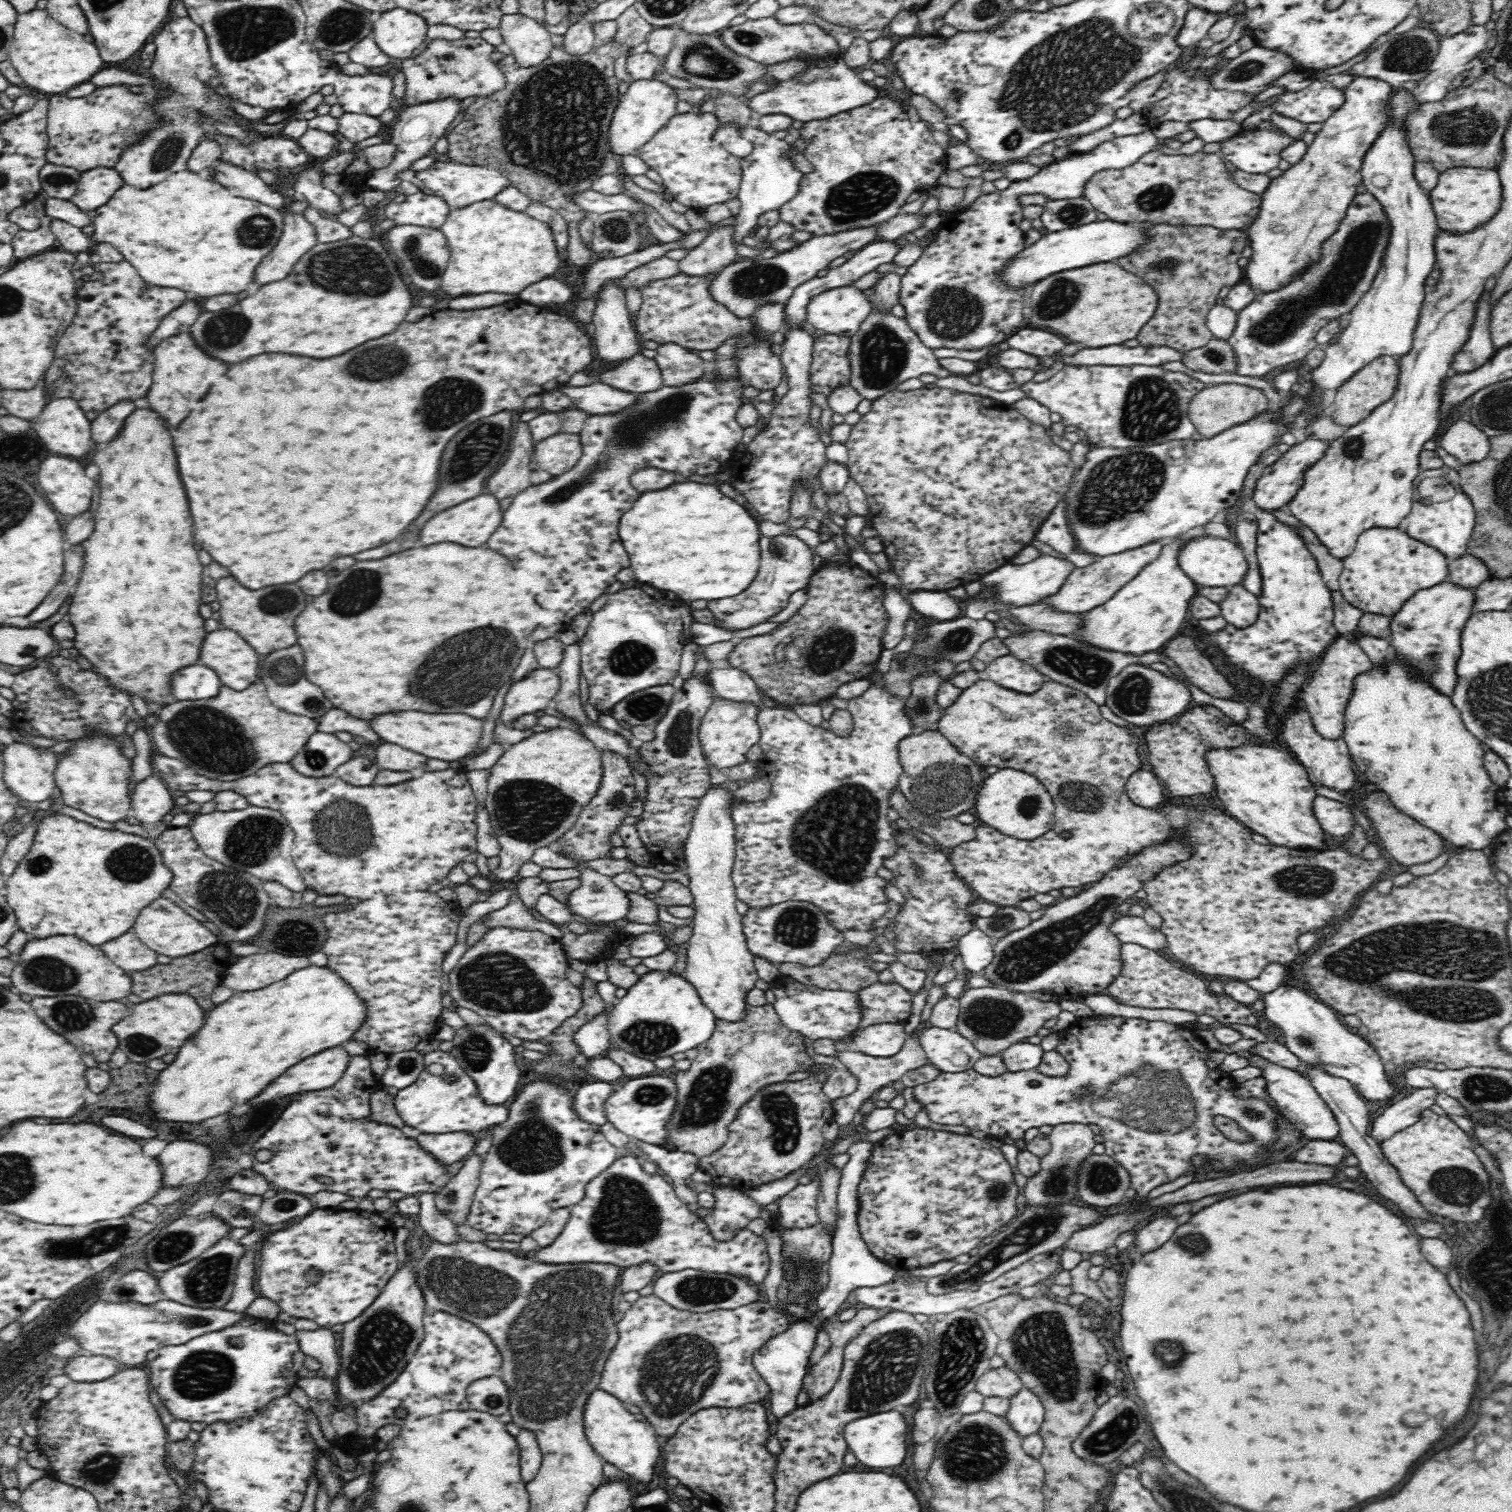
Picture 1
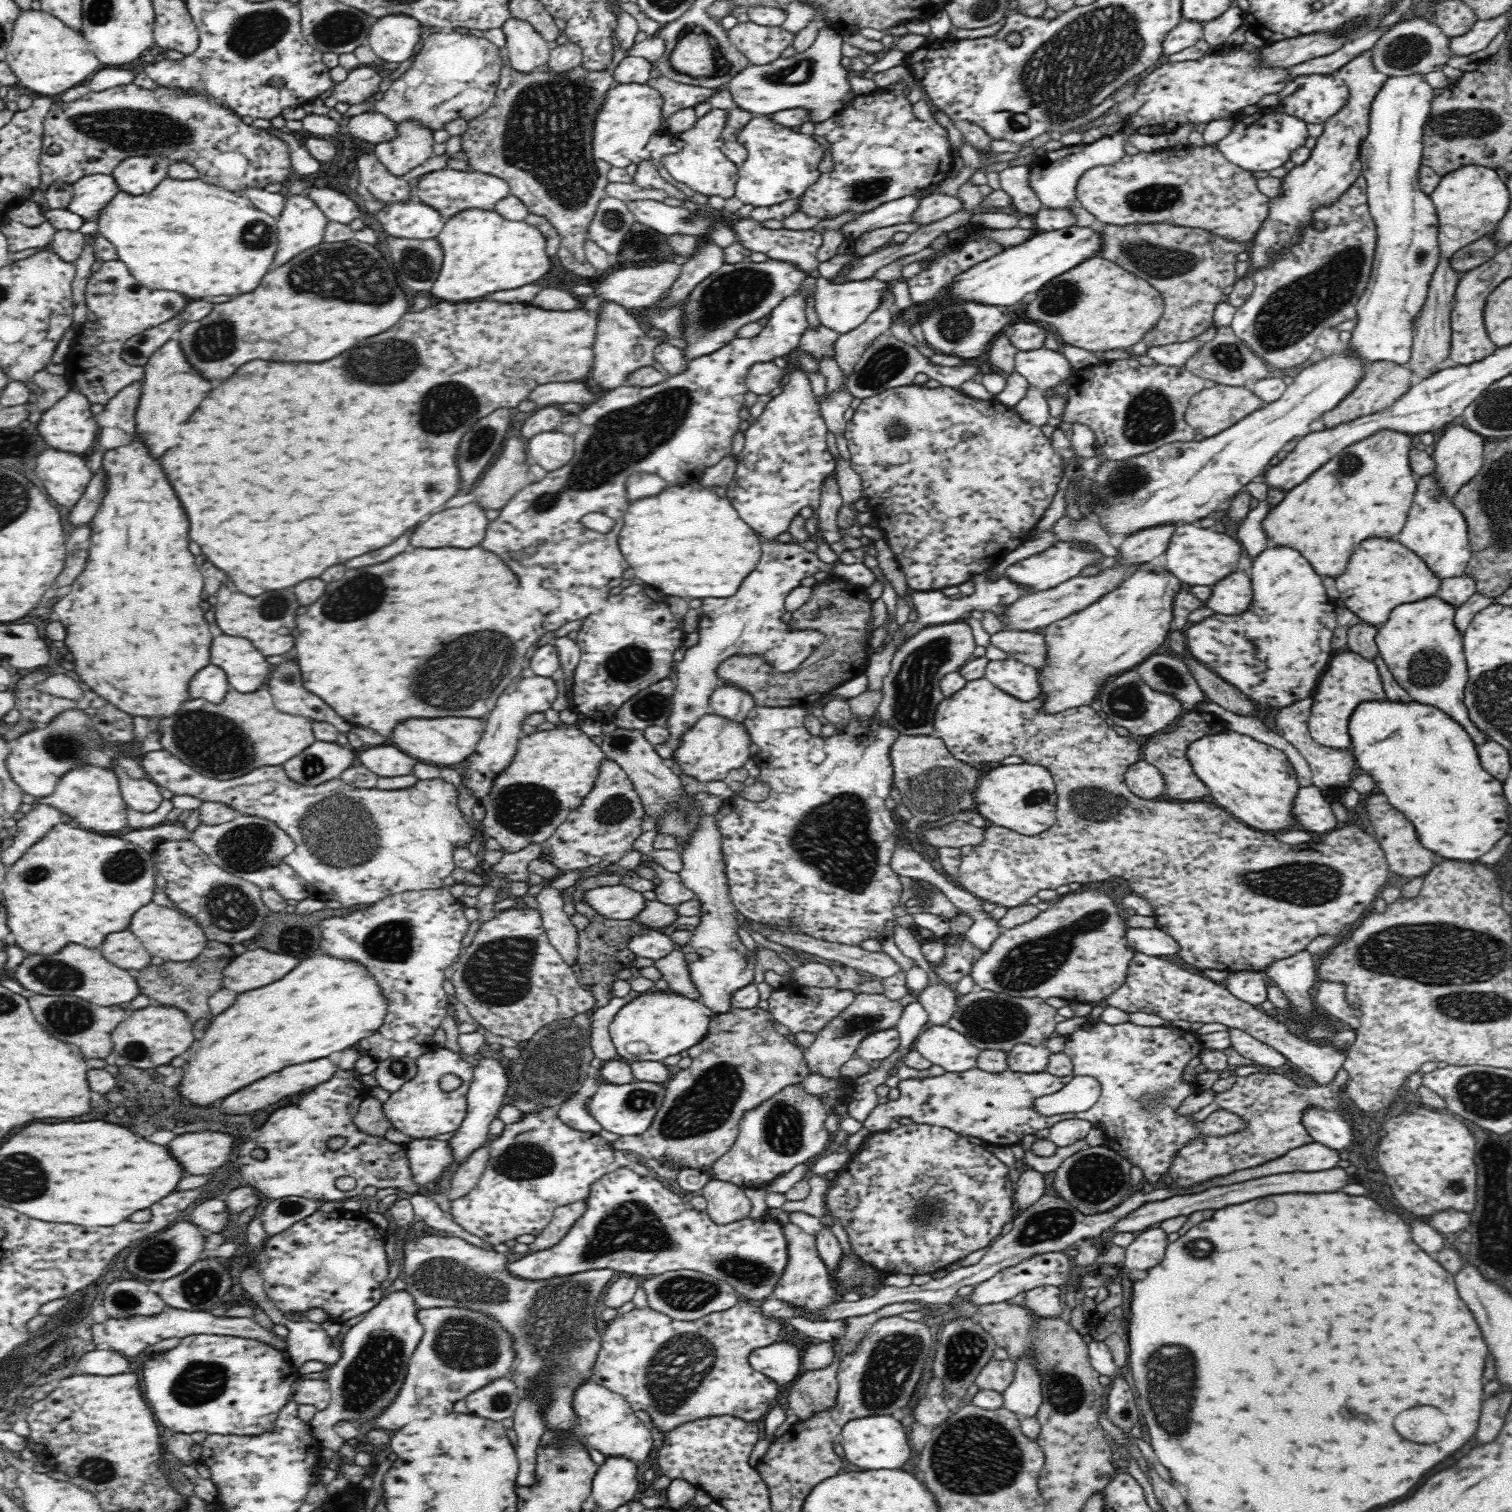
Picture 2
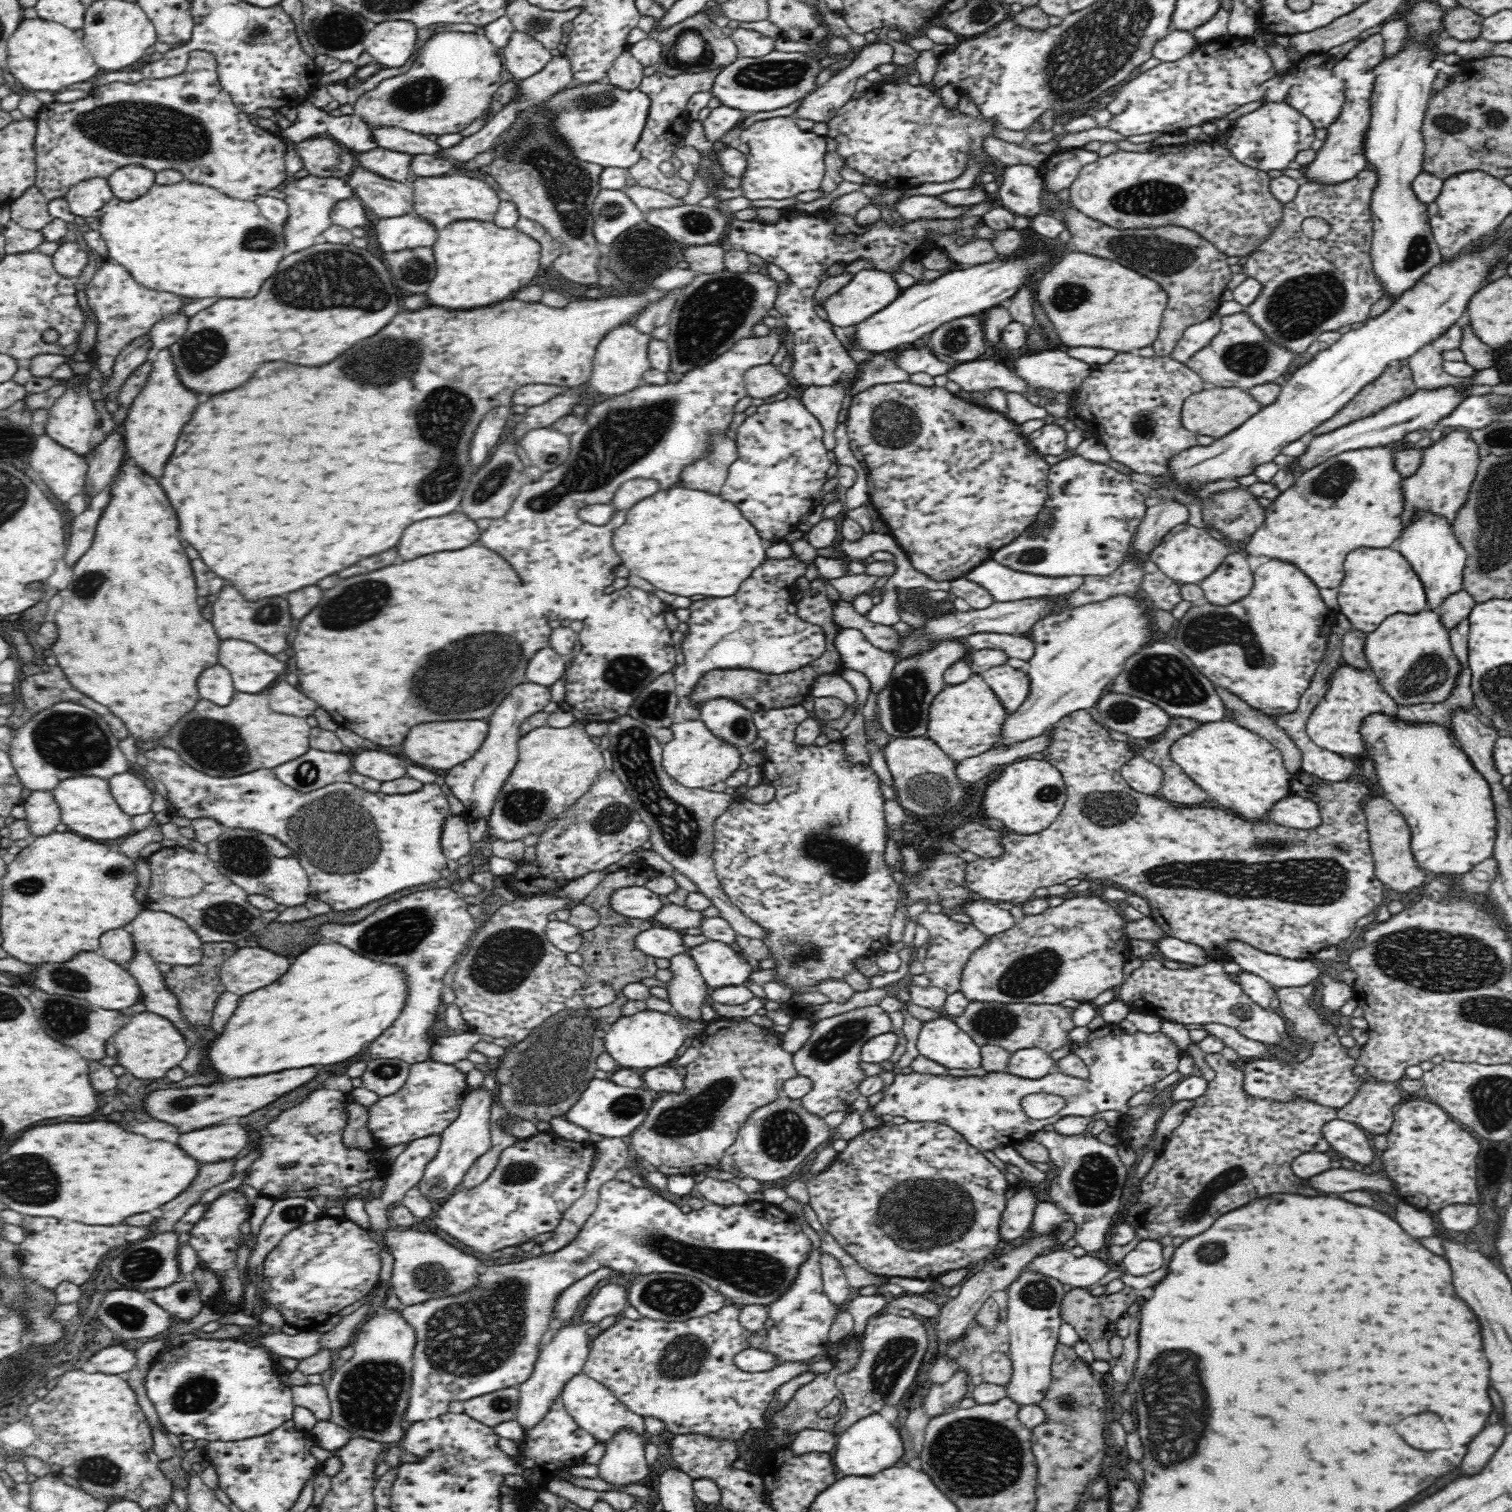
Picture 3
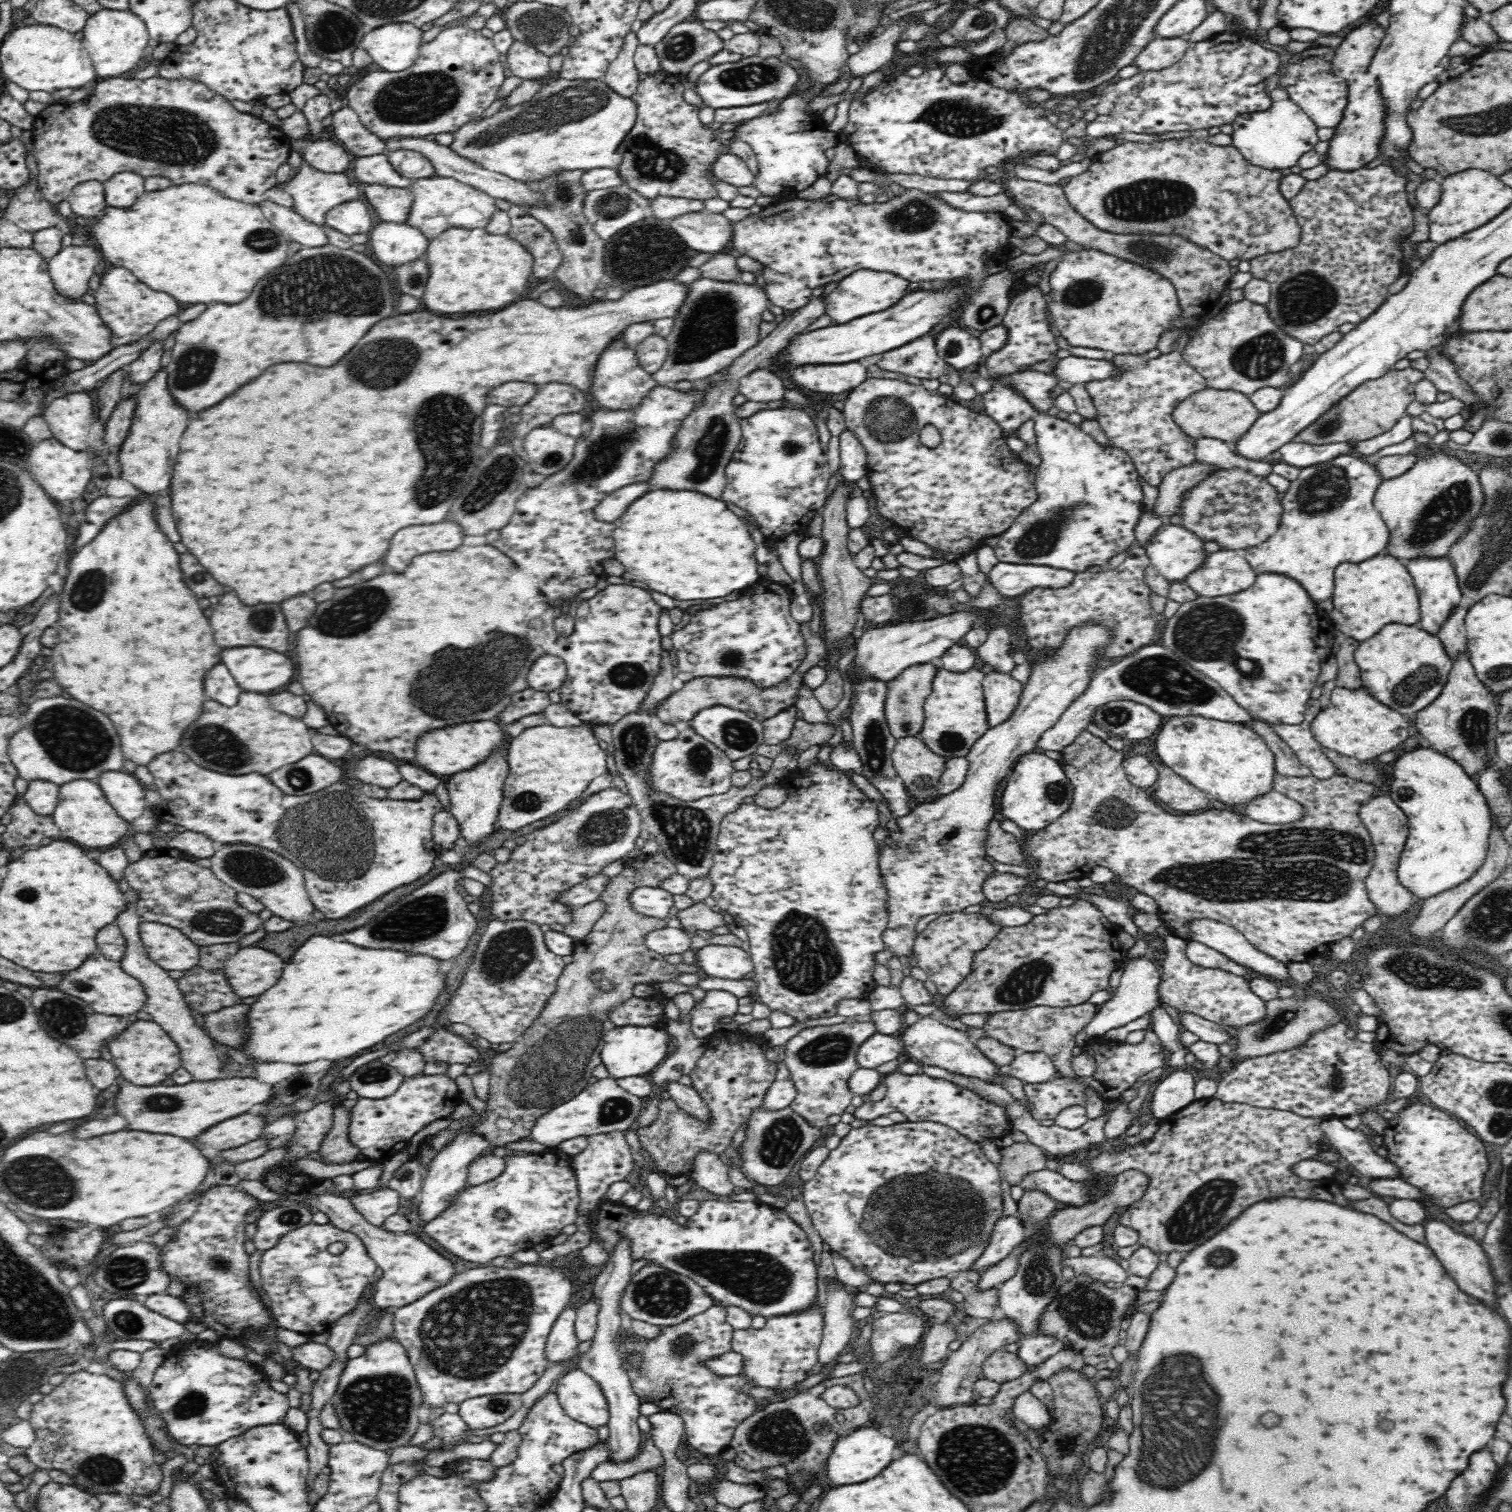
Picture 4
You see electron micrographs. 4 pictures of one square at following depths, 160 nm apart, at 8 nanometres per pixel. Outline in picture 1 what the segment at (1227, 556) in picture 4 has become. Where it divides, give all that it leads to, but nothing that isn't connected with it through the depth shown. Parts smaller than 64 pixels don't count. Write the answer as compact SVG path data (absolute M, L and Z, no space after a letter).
M1243 585L1230 587L1230 596L1220 603L1221 616L1237 629L1252 626L1260 612L1260 602L1254 594L1243 588Z

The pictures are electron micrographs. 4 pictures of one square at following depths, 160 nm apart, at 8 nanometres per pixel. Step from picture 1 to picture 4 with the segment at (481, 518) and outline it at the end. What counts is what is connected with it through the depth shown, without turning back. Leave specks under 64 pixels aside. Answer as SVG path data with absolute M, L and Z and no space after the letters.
M446 518L446 520L444 520L444 522L438 522L438 524L420 524L420 526L408 526L408 528L404 528L404 530L398 530L398 532L396 532L396 536L394 536L394 538L392 538L392 542L390 542L390 550L388 550L388 554L386 554L386 566L388 566L388 568L390 568L390 570L394 570L394 572L400 572L400 570L406 570L406 566L408 566L408 564L410 564L410 560L412 560L412 558L414 558L414 556L420 556L420 554L426 554L426 552L440 552L440 550L456 550L456 548L458 548L458 546L462 546L462 542L464 542L464 532L462 532L462 530L460 530L460 523L459 522L448 522L448 520L453 520L453 519L448 519Z

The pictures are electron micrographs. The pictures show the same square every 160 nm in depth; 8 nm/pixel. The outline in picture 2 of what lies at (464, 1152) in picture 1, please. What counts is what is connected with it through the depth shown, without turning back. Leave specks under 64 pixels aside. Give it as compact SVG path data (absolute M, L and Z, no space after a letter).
M420 1138L412 1140L406 1148L413 1179L418 1184L432 1184L454 1161L450 1141Z

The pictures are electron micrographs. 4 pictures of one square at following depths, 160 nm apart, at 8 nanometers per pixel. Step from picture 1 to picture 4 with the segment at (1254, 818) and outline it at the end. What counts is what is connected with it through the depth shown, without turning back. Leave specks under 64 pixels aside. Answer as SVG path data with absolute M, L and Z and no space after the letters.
M1197 716L1169 717L1154 738L1160 761L1211 794L1213 802L1220 802L1220 806L1248 806L1252 800L1274 791L1274 753L1264 738L1246 724Z

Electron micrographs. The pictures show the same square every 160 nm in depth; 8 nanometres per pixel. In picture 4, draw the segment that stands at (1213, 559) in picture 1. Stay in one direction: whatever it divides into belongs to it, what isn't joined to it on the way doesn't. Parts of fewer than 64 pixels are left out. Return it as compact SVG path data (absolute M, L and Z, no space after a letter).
M1181 525L1160 526L1147 543L1145 552L1153 567L1171 583L1185 578L1204 566L1208 554L1204 541Z

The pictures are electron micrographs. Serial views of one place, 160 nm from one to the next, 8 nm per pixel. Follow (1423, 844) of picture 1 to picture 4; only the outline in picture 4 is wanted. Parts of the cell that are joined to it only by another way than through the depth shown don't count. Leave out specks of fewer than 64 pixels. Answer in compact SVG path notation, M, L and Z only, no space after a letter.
M1386 795L1372 798L1368 804L1362 805L1359 817L1370 833L1375 852L1374 864L1369 875L1365 878L1368 896L1378 909L1377 917L1398 916L1398 914L1406 912L1416 900L1415 894L1410 892L1398 878L1399 860L1409 835L1407 816L1392 801L1392 798Z

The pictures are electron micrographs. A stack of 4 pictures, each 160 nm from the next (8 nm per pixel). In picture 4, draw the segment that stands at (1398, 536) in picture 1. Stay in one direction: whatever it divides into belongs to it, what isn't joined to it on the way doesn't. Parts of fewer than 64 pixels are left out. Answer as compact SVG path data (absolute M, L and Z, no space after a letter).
M1384 552L1363 562L1344 562L1336 567L1335 574L1334 612L1330 618L1338 631L1363 641L1392 622L1418 624L1421 618L1420 595L1404 562Z

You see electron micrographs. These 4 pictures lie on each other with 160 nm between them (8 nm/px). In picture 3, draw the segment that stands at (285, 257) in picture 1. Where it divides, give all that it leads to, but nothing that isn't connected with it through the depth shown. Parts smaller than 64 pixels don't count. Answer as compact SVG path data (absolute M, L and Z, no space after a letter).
M308 175L307 178L295 180L284 186L282 189L282 192L285 193L283 199L288 205L288 216L282 225L285 257L294 254L294 251L301 251L315 245L316 237L333 225L330 213L334 204L338 200L350 198L355 194L346 180L345 178L318 178L314 175Z

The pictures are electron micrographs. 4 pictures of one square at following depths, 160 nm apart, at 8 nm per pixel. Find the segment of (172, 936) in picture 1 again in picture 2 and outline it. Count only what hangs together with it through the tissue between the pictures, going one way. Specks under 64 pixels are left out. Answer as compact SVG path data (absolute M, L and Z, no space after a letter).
M156 903L147 904L134 914L130 932L134 932L140 938L140 942L152 957L158 956L165 961L186 962L194 960L207 945L205 930L202 930L196 922L190 915L180 911Z

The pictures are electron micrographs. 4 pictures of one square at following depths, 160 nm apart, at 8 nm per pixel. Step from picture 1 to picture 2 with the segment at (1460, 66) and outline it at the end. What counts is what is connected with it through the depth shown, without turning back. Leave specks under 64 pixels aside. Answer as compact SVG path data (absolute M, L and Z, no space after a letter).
M1504 15L1488 20L1477 20L1468 32L1450 37L1450 59L1468 57L1484 50L1490 40L1508 26L1508 18Z

